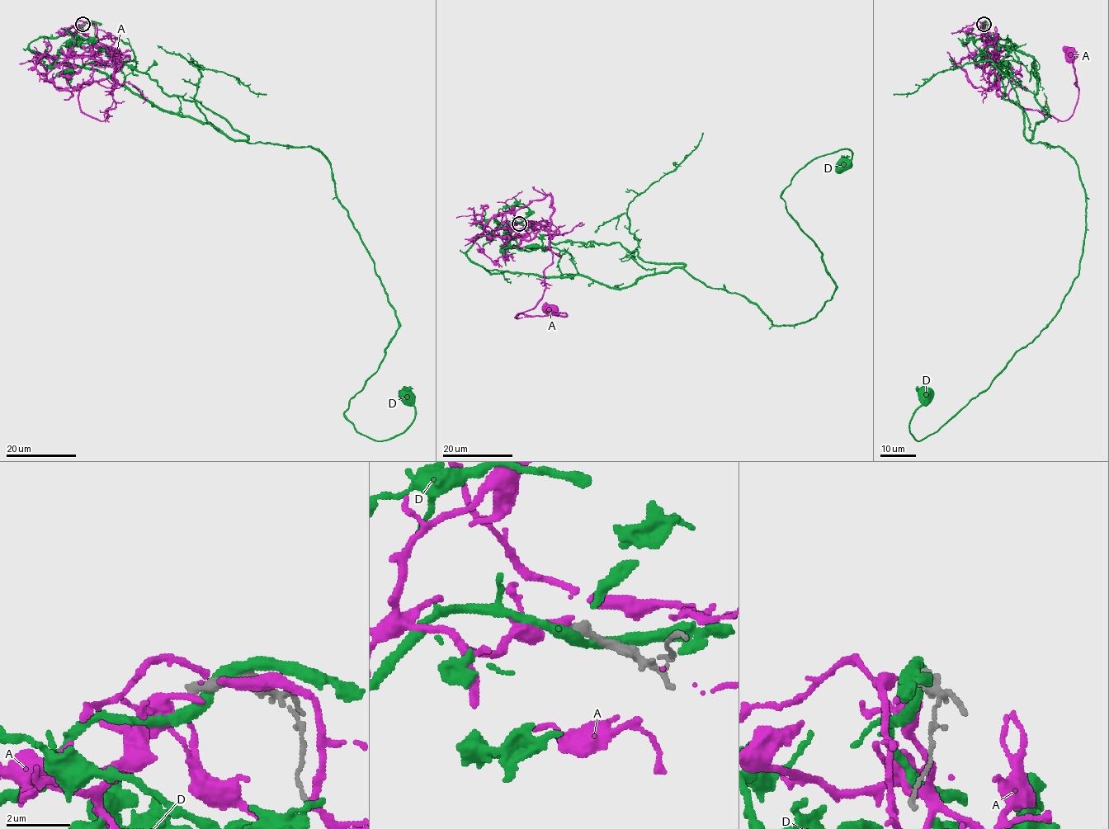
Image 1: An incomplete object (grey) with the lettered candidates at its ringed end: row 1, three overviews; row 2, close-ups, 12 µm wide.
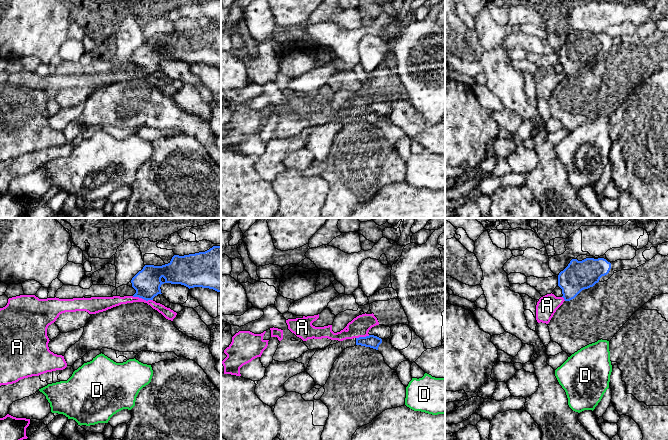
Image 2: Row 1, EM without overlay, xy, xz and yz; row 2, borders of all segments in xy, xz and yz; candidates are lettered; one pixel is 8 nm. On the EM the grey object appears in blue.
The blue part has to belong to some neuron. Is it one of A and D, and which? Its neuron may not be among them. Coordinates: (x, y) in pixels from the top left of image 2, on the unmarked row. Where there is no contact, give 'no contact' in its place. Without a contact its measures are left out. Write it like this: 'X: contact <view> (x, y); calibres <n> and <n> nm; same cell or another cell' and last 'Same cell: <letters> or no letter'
A: contact xy (142, 74); calibres 220 and 90 nm; another cell
D: no contact; another cell
Same cell: no letter

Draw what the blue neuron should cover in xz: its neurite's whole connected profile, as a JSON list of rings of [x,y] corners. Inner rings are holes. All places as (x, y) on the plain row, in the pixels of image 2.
[[[374,111],[339,117],[336,120],[316,127],[310,135],[305,148],[314,155],[315,161],[323,163],[330,152],[334,138],[344,125],[361,121],[378,126],[381,119],[382,115]]]

